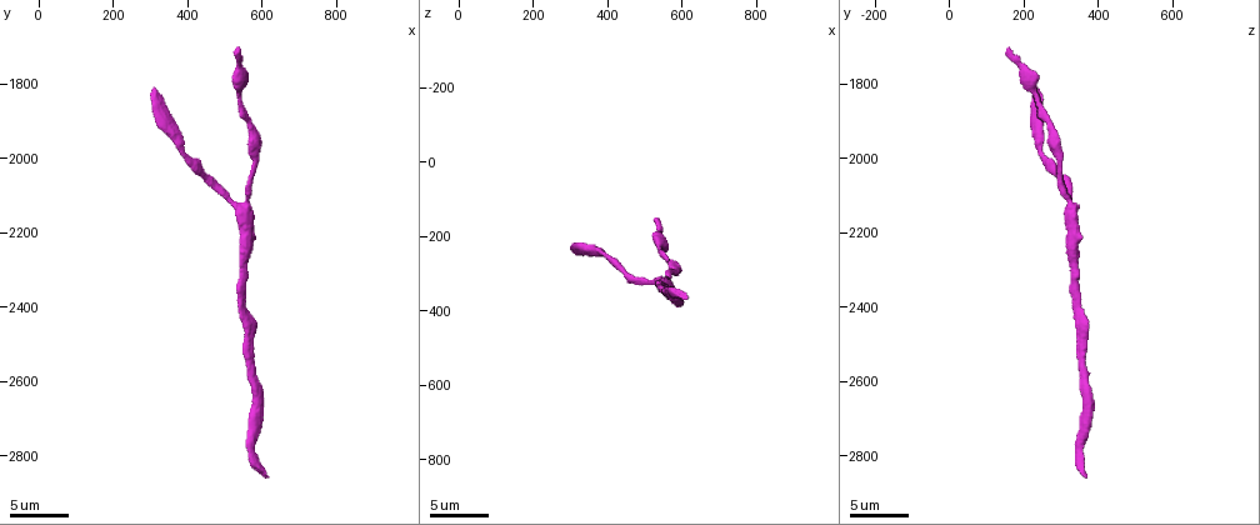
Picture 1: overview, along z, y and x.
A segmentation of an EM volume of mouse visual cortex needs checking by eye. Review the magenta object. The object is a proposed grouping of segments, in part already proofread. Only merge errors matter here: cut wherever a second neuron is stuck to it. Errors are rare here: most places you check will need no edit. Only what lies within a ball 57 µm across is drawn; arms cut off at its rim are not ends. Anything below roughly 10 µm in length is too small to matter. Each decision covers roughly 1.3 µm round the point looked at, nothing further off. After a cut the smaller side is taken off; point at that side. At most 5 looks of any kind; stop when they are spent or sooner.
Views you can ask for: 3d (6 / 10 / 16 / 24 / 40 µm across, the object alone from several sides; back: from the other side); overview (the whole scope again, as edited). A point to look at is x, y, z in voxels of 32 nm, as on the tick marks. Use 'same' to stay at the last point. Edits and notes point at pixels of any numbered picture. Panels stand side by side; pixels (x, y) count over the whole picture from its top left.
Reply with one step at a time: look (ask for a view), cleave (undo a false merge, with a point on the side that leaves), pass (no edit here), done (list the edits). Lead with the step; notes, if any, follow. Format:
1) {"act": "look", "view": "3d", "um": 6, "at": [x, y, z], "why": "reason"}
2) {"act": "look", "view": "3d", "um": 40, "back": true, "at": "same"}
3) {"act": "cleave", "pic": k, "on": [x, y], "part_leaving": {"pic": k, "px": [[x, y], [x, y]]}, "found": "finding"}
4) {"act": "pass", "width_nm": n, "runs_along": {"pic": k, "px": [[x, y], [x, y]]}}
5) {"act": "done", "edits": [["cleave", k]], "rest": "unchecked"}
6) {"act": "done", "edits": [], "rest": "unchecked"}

{"act": "look", "view": "3d", "um": 10, "at": [550, 2130, 330], "why": "arms part here"}

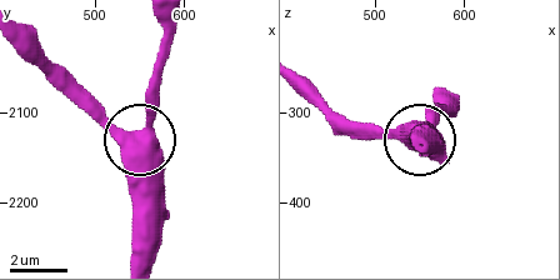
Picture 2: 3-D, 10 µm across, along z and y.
{"act": "look", "view": "3d", "um": 10, "back": true, "at": "same"}

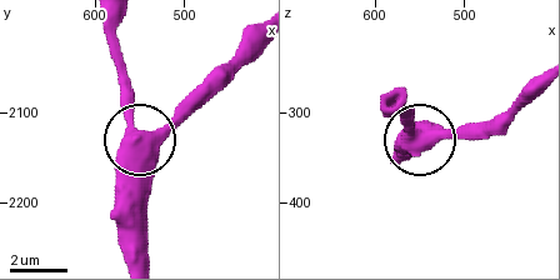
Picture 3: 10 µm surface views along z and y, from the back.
{"act": "pass", "arms": 3, "runs_along": {"pic": 3, "px": [[138, 243], [140, 145], [214, 75]]}, "found": "one neuron here"}

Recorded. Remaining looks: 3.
{"act": "look", "view": "3d", "um": 10, "at": [580, 1990, 300], "why": "calibre changes"}

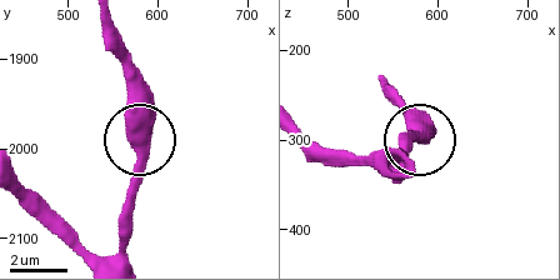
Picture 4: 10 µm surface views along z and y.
{"act": "pass", "runs_along": {"pic": 4, "px": [[116, 256], [136, 199], [143, 79]]}, "found": "continuous, no second neuron"}

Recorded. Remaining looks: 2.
{"act": "look", "view": "3d", "um": 6, "at": [550, 2430, 350]}

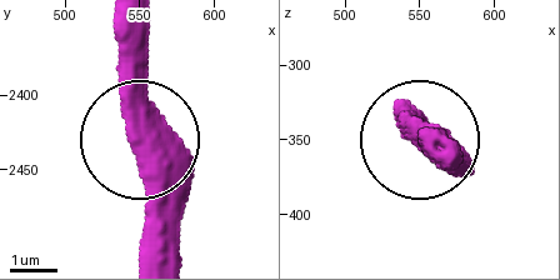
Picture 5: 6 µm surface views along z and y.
{"act": "pass", "runs_along": {"pic": 5, "px": [[143, 23], [143, 258]]}, "found": "one neuron here"}

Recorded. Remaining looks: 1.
{"act": "done", "edits": [], "rest": "unchecked"}

